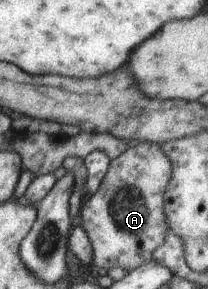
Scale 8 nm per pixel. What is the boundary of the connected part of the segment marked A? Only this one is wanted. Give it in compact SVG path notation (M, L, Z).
M135 141L121 155L110 161L109 171L97 191L85 196L86 202L81 207L78 219L91 242L93 264L102 272L116 267L128 271L137 269L150 262L153 252L163 245L165 236L169 233L163 213L163 196L171 174L171 164L160 144Z

